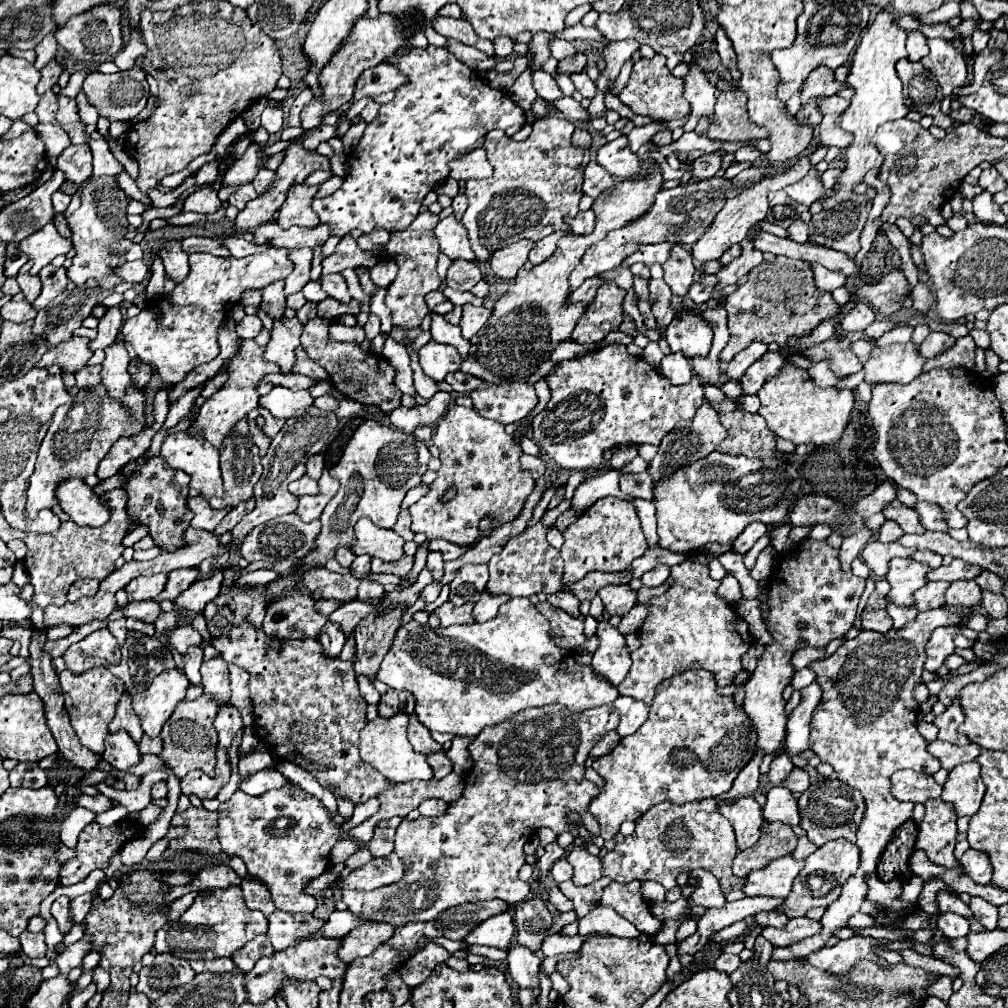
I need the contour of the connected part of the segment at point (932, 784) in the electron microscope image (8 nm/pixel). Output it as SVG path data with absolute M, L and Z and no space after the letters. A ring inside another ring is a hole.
M896 770L892 774L892 796L902 802L926 804L932 798L940 798L942 786L930 776L916 770Z

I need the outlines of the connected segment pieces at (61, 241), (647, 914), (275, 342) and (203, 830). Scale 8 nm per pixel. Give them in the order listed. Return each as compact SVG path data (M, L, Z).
M46 224L42 226L36 234L24 238L18 244L18 250L22 254L28 256L28 260L32 260L32 274L36 276L46 264L50 264L58 254L66 254L70 250L70 240L62 238L56 230L54 224Z
M632 880L628 884L610 882L604 888L602 904L612 906L620 916L630 920L638 932L654 936L660 932L662 922L650 912L650 902L642 896L642 880Z
M298 318L274 320L272 336L264 348L264 360L272 360L280 366L282 374L288 374L294 366L294 350L300 344L302 324Z
M190 806L184 814L174 814L172 826L184 824L188 828L186 836L170 842L166 856L176 856L180 850L198 850L204 854L218 854L220 842L216 838L218 830L218 814L208 812L204 808Z

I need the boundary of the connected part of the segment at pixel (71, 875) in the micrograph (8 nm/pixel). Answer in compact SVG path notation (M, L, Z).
M126 818L110 828L100 828L98 824L88 824L78 836L76 856L68 860L60 870L60 884L70 886L82 882L94 868L106 868L108 858L122 844L138 836L138 822Z

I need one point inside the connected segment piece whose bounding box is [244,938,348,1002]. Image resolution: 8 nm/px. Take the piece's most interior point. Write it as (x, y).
(318, 957)

